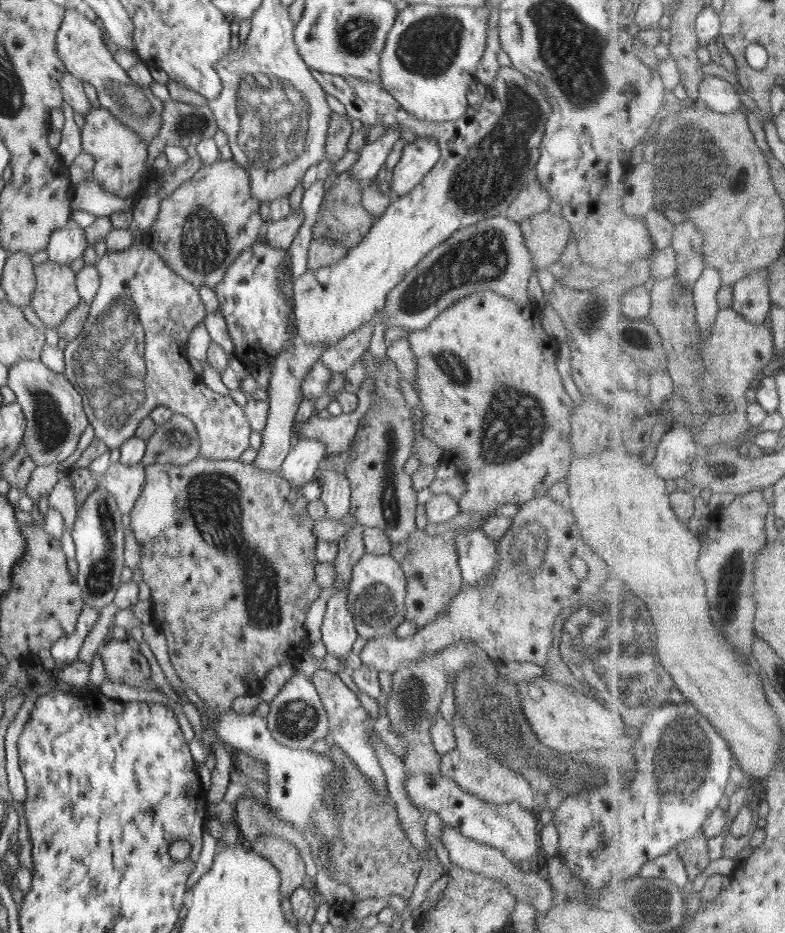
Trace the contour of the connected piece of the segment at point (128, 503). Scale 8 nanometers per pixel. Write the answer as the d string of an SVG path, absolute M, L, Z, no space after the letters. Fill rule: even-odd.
M110 464L101 480L102 484L114 496L120 513L128 518L145 484L145 466Z

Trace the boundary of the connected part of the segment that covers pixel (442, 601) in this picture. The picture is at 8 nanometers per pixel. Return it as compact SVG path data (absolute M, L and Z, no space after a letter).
M468 513L472 518L469 526L457 530L448 530L438 536L428 536L423 530L418 529L412 533L405 542L391 545L390 554L394 560L398 561L406 577L405 595L405 619L416 623L418 628L431 623L434 619L443 615L443 612L452 604L452 600L460 594L462 590L463 578L458 564L458 553L455 547L455 536L460 532L471 533L481 528L496 513L480 515L478 513Z

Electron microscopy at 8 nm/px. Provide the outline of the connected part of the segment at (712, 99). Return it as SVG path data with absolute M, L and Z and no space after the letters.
M707 75L701 86L701 102L721 113L733 113L744 107L740 91L736 86L720 76Z

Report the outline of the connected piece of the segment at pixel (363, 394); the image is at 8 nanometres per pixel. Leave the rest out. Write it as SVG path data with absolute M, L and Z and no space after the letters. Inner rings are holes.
M368 376L361 383L356 396L358 408L345 416L343 412L338 416L321 418L312 415L306 422L293 424L292 440L295 442L302 437L318 439L326 446L327 455L340 456L342 452L348 452L355 439L359 428L359 420L367 414L372 402L372 376Z

